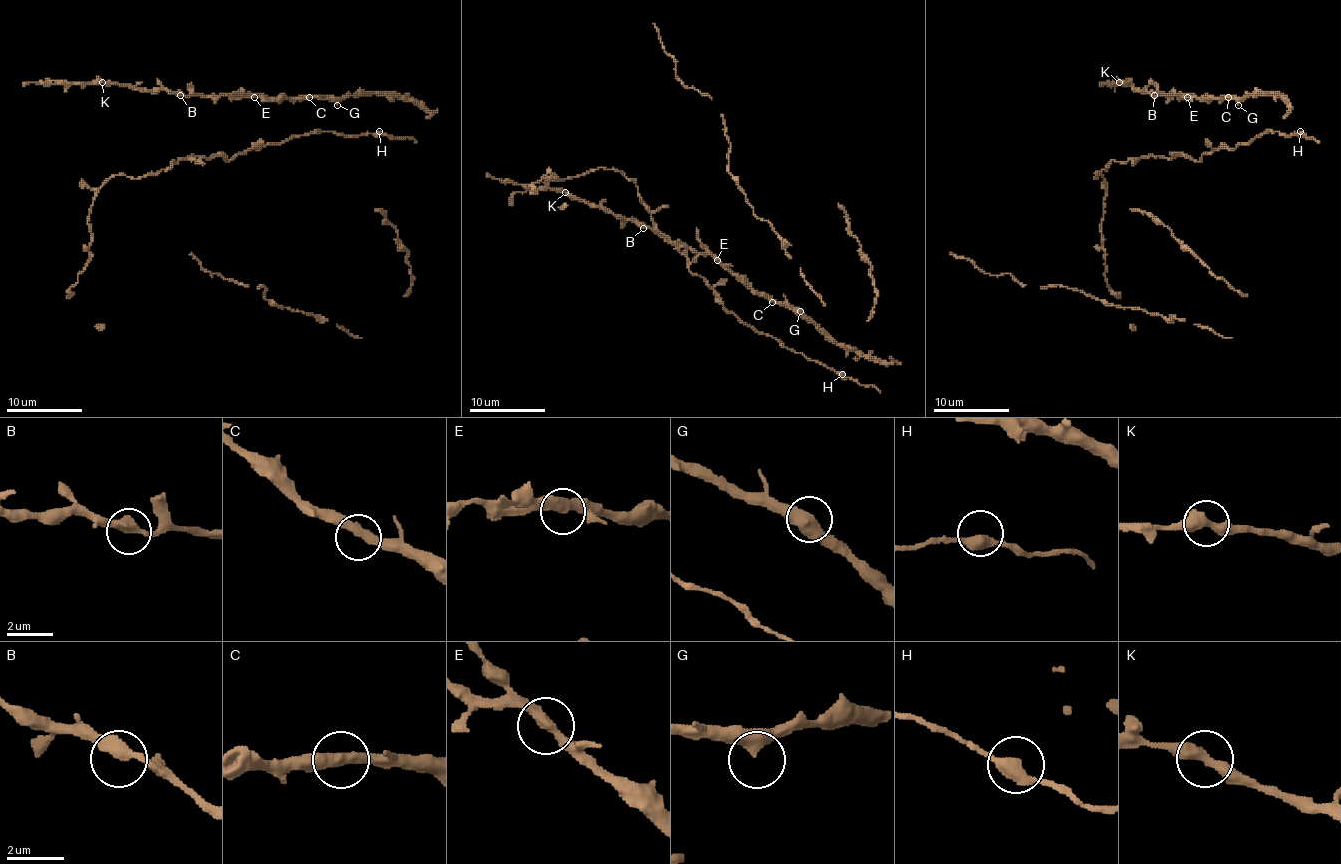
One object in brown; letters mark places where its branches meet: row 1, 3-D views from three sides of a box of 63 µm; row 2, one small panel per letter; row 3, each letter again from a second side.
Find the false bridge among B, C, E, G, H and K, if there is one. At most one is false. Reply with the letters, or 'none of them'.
none of them

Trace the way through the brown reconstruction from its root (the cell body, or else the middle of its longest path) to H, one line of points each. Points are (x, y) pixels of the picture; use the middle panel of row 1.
H: (797, 353), (842, 374)

